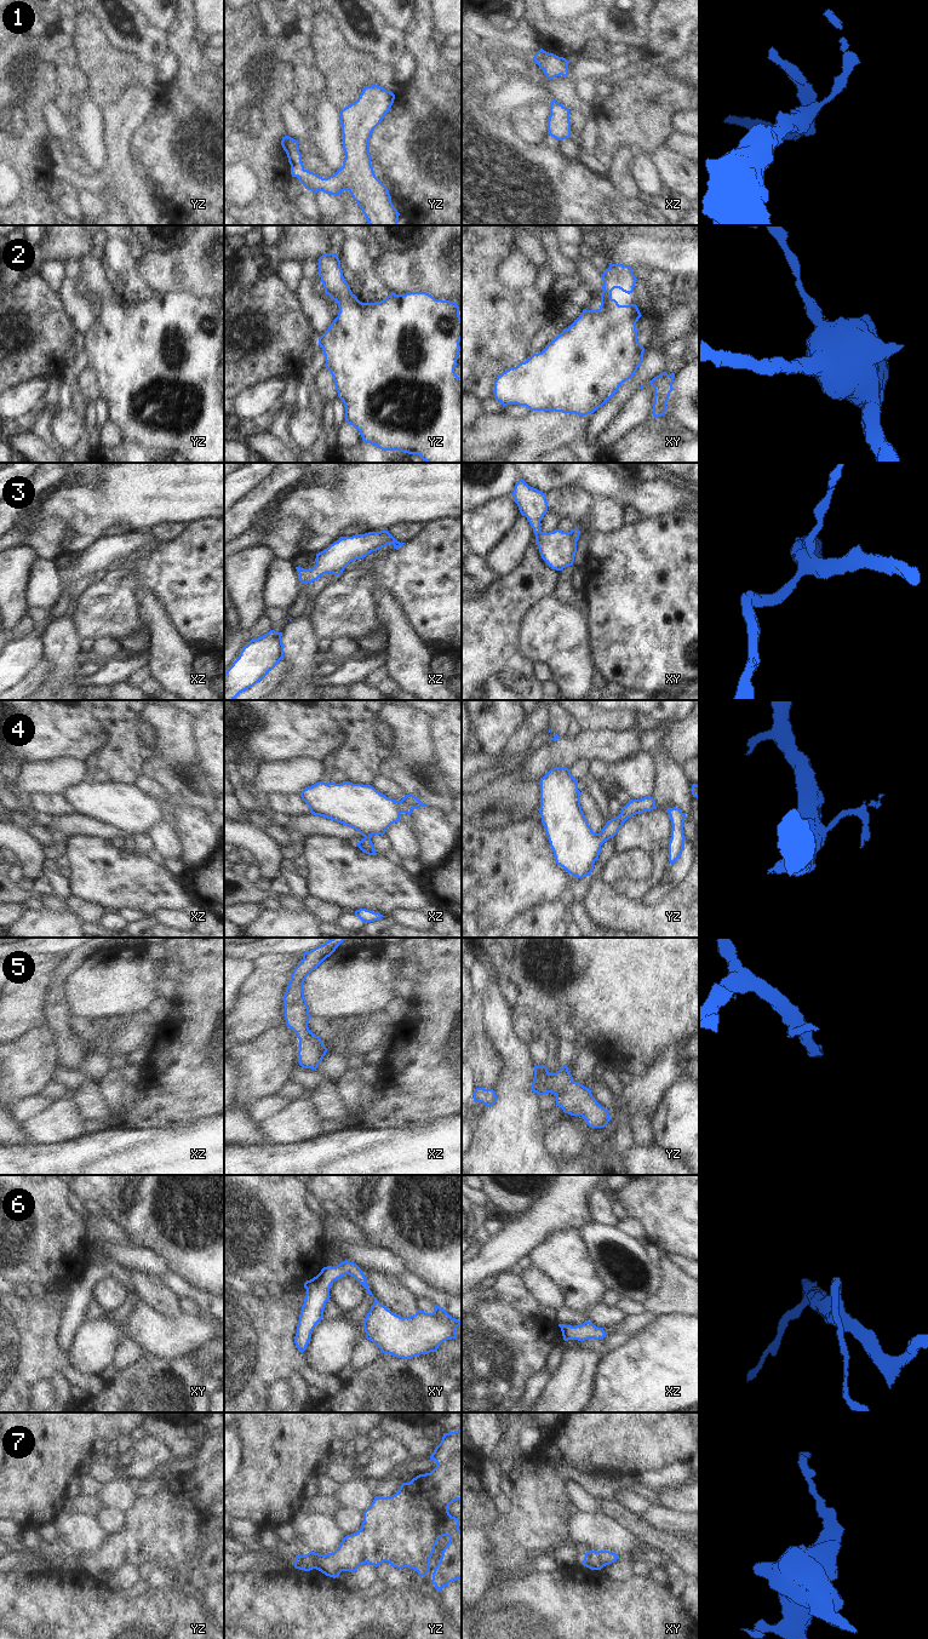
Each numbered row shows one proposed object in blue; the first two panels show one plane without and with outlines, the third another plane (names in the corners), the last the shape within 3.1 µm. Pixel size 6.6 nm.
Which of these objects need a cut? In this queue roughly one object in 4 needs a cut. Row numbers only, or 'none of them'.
7.

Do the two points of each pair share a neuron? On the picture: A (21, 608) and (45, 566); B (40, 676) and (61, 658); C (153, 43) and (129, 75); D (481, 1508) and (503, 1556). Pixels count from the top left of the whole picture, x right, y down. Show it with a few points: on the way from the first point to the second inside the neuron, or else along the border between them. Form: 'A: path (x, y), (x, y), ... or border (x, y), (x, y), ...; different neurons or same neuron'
A: border (34, 566), (29, 584), (29, 607); different neurons
B: border (46, 657), (52, 664), (52, 672), (43, 687); different neurons
C: border (115, 46), (136, 55), (155, 68); different neurons
D: border (498, 1512), (490, 1528), (490, 1557); different neurons

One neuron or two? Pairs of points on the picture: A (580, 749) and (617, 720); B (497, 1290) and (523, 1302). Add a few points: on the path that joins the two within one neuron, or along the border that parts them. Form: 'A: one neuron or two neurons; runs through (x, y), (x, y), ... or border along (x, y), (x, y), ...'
A: two neurons; border along (631, 731), (600, 729), (584, 732)
B: one neuron; runs through (503, 1290), (510, 1290), (517, 1297)

